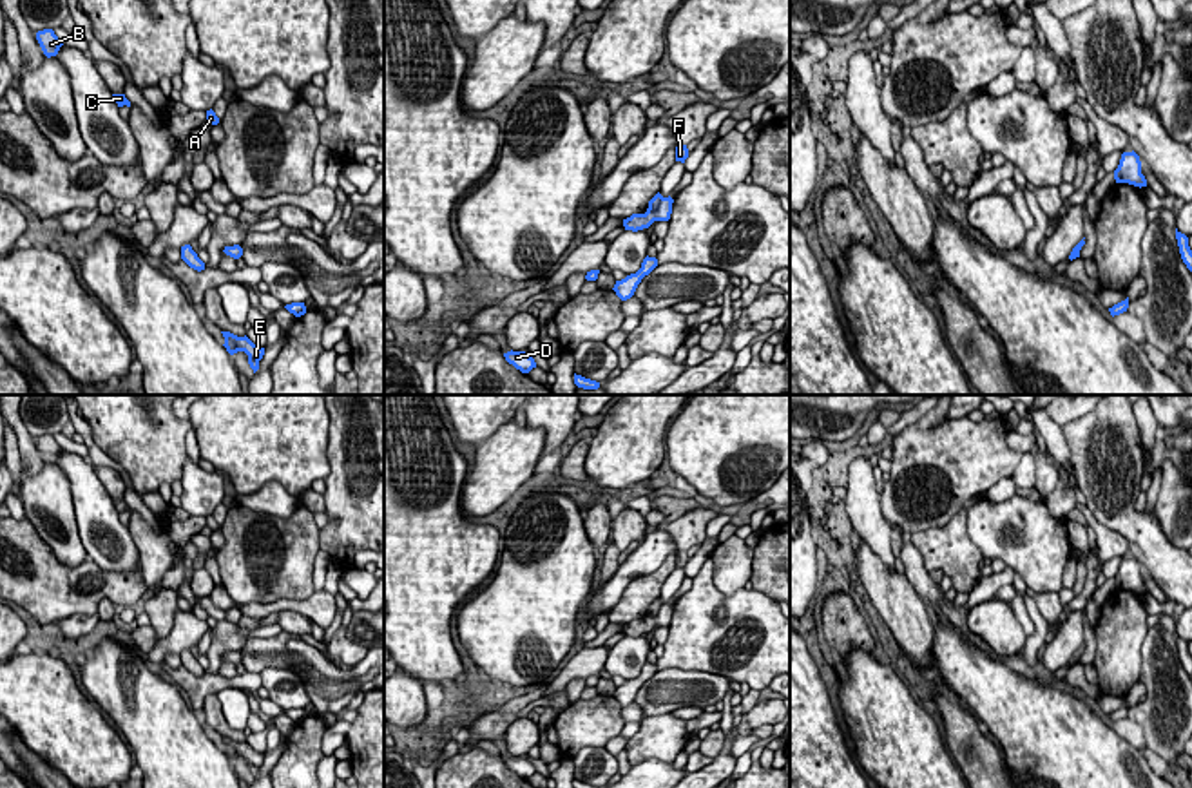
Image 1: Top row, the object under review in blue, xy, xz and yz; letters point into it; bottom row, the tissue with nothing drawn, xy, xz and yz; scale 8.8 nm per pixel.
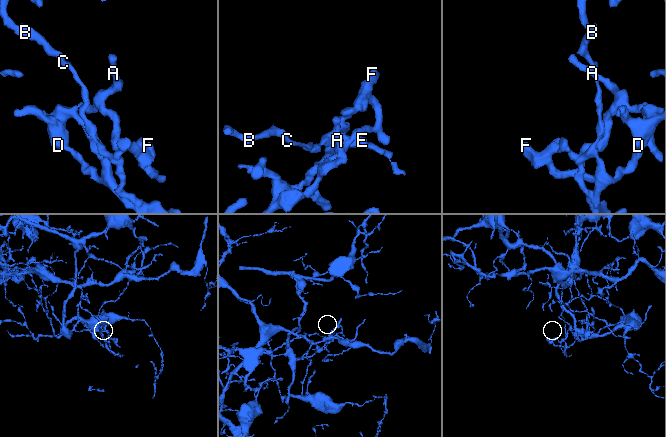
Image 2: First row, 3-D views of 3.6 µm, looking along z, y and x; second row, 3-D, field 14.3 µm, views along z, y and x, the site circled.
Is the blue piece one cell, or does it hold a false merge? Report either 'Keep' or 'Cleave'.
Cleave

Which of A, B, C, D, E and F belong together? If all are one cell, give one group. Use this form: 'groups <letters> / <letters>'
groups A D E F / B C

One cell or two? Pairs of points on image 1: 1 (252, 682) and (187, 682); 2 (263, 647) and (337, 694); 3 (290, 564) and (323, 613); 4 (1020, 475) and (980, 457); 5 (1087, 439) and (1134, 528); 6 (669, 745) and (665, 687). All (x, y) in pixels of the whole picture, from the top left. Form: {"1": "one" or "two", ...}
{"1": "one", "2": "one", "3": "two", "4": "two", "5": "one", "6": "two"}

